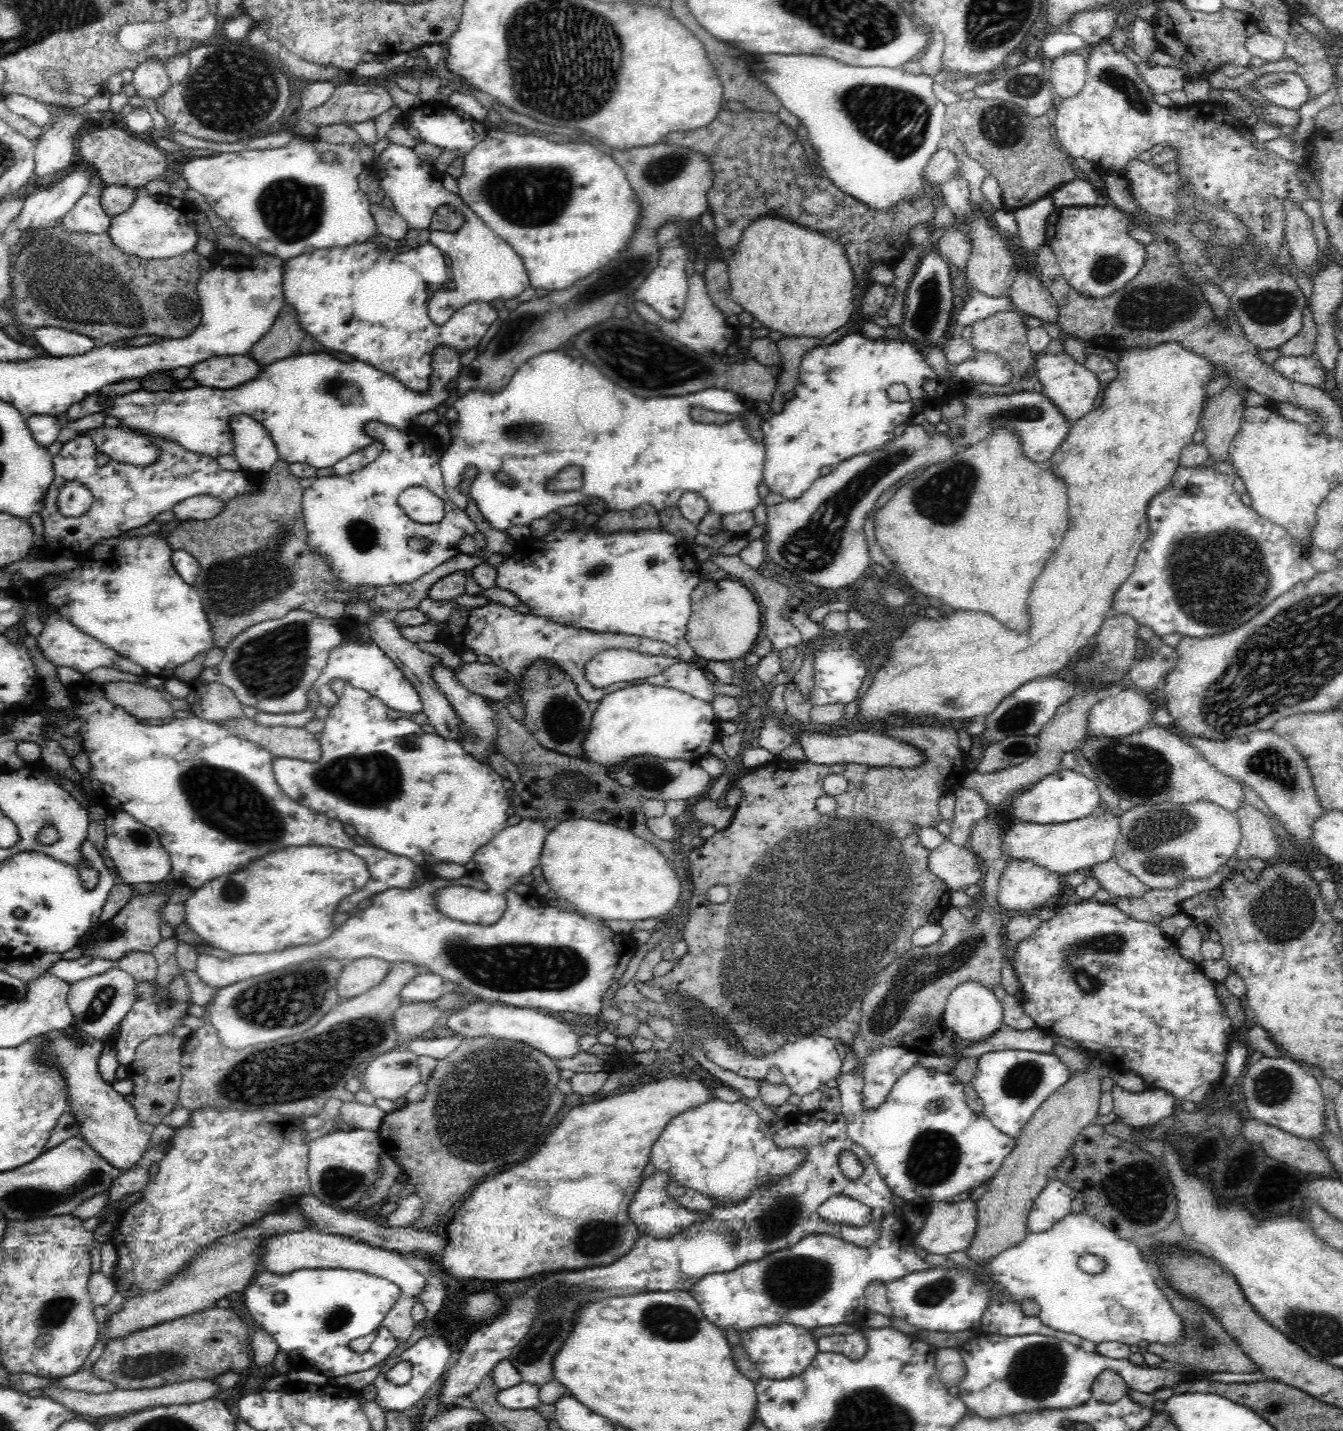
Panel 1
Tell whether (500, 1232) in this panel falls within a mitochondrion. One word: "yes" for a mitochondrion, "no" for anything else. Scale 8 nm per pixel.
no

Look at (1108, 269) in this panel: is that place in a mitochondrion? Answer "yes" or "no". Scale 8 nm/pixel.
yes

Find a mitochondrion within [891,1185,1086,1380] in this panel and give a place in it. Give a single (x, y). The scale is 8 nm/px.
(931, 1294)

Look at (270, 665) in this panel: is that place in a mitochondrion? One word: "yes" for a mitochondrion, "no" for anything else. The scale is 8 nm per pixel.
yes

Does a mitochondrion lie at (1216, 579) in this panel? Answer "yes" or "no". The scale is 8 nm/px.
yes

